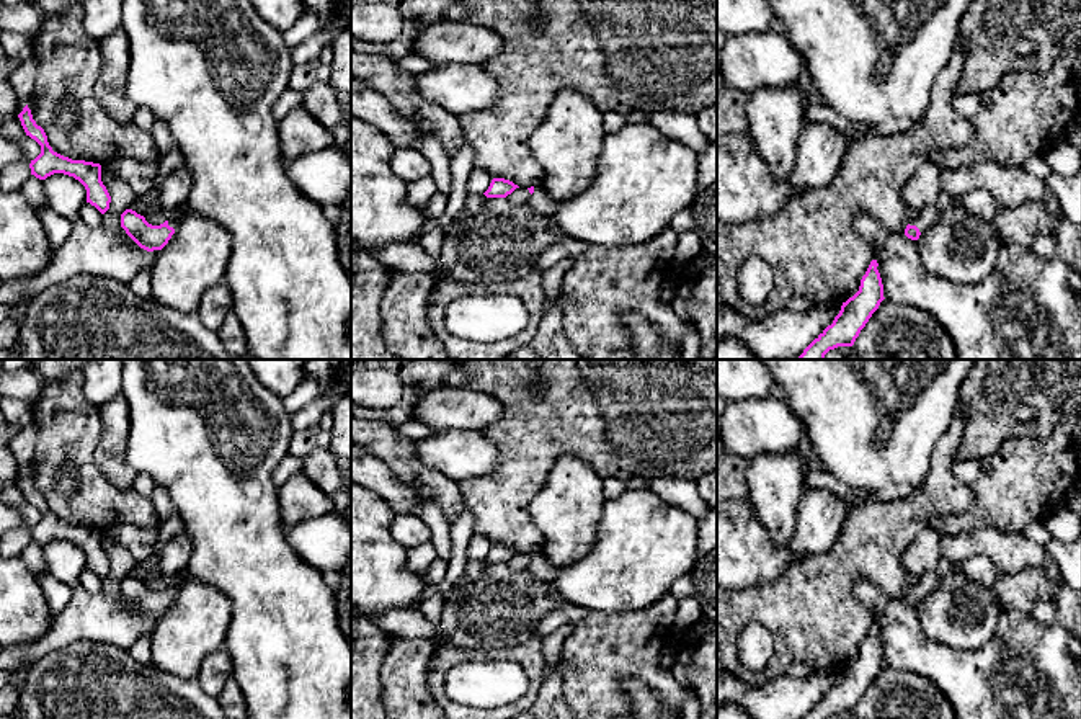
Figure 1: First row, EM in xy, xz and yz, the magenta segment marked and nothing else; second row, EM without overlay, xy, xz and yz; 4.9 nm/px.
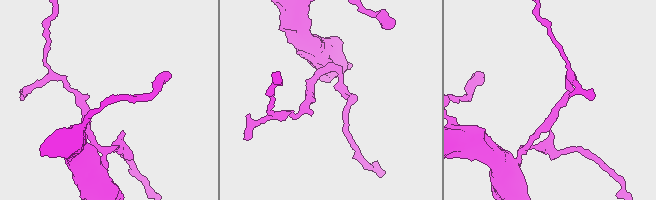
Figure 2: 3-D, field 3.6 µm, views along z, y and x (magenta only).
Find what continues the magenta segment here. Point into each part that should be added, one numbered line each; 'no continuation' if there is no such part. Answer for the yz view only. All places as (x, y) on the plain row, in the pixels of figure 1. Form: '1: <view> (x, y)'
1: yz (928, 582)

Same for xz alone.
1: xz (539, 567)

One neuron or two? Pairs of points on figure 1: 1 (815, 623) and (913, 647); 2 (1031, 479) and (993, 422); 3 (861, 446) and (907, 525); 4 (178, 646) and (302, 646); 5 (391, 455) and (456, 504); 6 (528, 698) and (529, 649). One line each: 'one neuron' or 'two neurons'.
1: two neurons
2: two neurons
3: two neurons
4: two neurons
5: one neuron
6: one neuron

